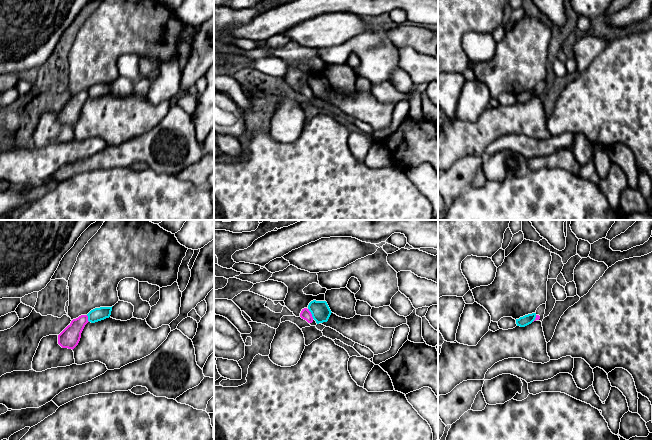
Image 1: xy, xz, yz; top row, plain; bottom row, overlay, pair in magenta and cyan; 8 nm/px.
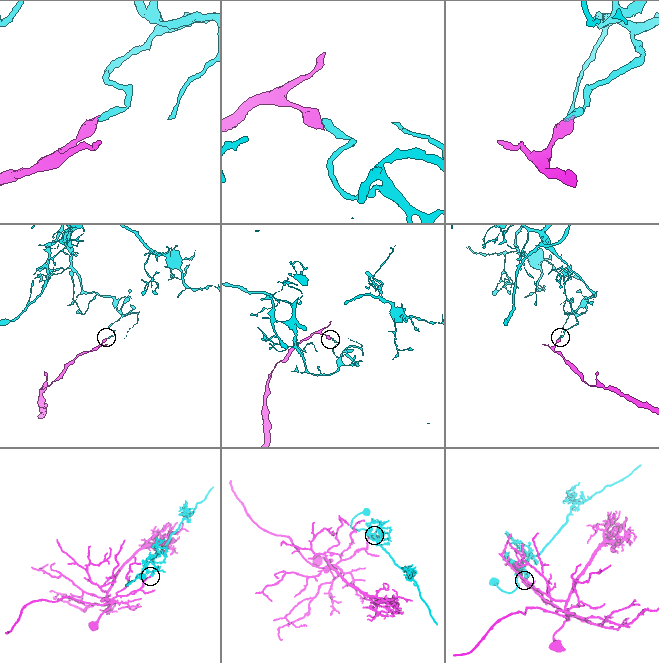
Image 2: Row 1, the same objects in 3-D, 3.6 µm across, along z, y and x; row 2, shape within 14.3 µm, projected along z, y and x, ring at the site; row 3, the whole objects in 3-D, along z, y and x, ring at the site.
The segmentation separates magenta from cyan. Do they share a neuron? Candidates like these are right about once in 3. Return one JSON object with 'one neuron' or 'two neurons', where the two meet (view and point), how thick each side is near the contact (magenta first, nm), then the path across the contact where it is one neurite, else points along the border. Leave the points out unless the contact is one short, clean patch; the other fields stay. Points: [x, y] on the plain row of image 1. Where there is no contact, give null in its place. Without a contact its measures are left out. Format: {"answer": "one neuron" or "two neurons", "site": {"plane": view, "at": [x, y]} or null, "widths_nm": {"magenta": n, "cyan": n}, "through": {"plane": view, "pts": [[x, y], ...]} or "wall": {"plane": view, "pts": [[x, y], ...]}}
{"answer": "two neurons", "site": {"plane": "xz", "at": [310, 89]}, "widths_nm": {"magenta": 90, "cyan": 150}, "wall": {"plane": "xz", "pts": [[308, 84], [313, 94]]}}

